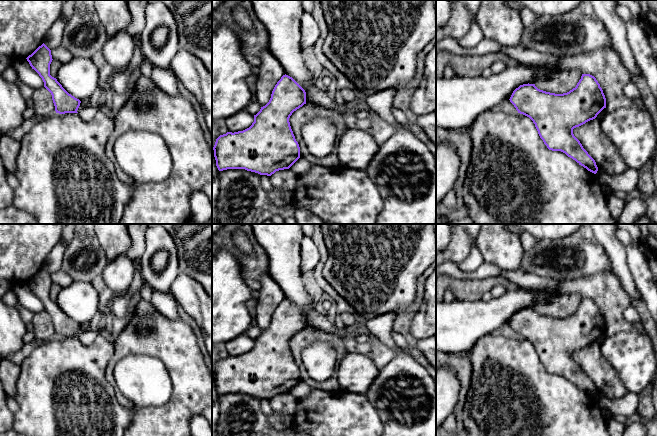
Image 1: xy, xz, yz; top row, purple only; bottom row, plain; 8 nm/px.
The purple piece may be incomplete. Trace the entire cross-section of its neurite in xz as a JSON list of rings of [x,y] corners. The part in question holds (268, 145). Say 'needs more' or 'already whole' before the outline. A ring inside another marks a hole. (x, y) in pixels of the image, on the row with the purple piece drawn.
already whole; [[[283,75],[275,85],[269,102],[254,115],[254,122],[249,128],[234,133],[227,132],[216,139],[213,150],[218,170],[245,169],[260,175],[271,176],[276,171],[289,169],[300,158],[300,147],[291,129],[289,118],[304,104],[306,104],[305,90],[292,77]]]

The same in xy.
already whole; [[[43,43],[26,59],[51,93],[56,113],[78,113],[81,101],[69,94],[57,79],[50,75],[50,64],[53,60],[51,50]]]

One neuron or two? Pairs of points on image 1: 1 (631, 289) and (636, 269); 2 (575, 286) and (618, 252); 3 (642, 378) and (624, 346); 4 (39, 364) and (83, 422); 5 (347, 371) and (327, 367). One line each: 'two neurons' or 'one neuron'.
1: two neurons
2: two neurons
3: one neuron
4: one neuron
5: two neurons

